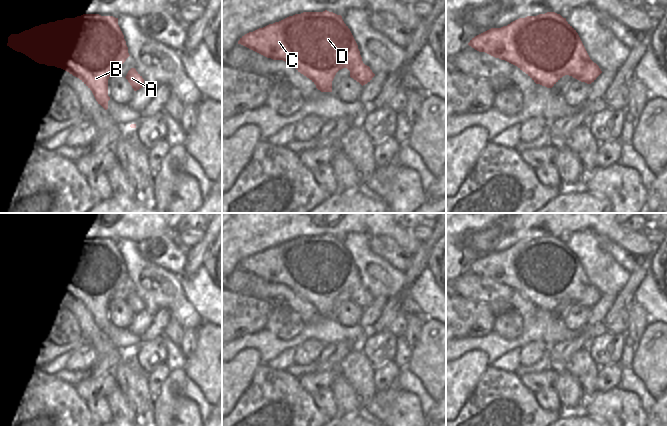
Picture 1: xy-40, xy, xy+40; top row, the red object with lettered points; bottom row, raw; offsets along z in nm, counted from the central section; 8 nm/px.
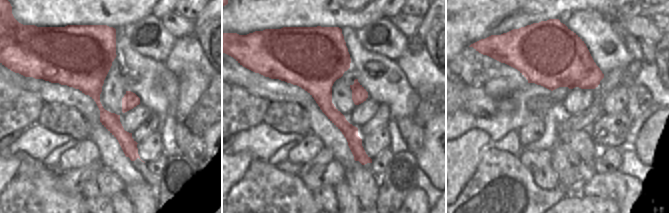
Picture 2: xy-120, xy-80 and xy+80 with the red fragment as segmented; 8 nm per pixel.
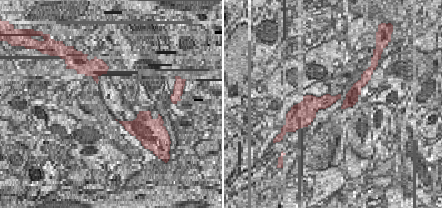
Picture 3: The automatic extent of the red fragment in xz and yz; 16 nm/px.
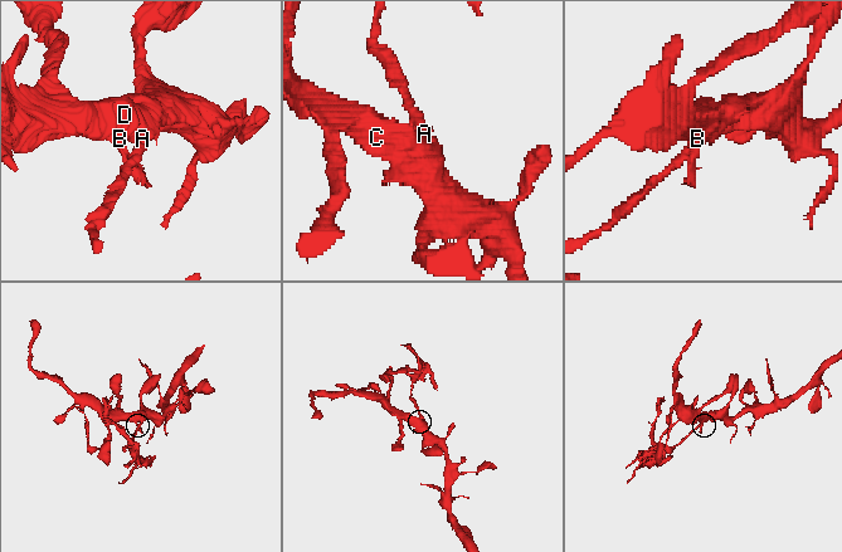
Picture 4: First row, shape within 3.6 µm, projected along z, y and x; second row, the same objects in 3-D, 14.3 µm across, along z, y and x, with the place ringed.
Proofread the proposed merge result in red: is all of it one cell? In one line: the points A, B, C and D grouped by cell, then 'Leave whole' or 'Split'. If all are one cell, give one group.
Groups: A / B C D. Split

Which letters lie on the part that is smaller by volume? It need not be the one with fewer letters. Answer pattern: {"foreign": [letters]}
{"foreign": ["A"]}

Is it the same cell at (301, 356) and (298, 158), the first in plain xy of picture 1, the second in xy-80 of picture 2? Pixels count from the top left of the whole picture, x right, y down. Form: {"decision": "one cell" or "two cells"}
{"decision": "one cell"}

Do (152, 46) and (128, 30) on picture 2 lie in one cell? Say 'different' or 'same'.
same

